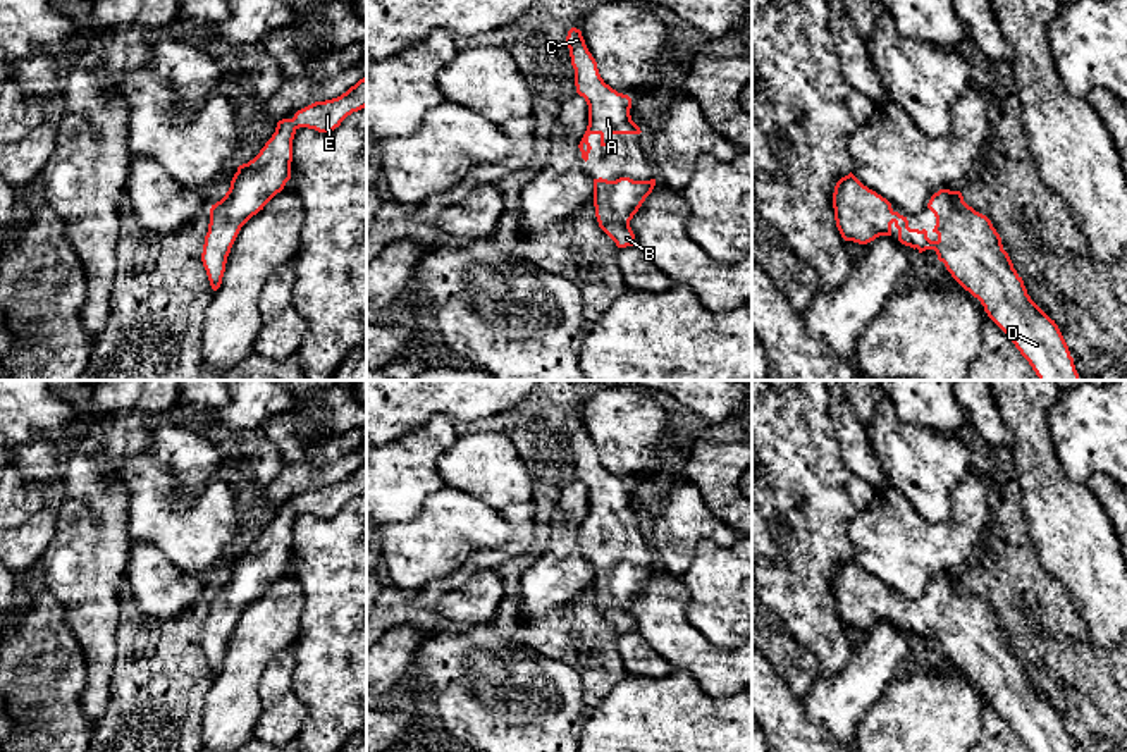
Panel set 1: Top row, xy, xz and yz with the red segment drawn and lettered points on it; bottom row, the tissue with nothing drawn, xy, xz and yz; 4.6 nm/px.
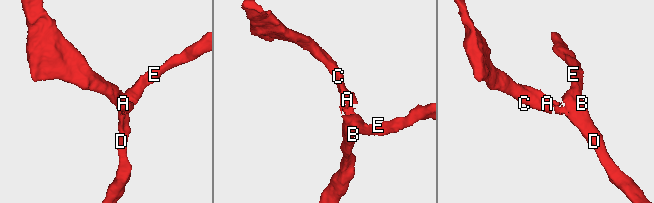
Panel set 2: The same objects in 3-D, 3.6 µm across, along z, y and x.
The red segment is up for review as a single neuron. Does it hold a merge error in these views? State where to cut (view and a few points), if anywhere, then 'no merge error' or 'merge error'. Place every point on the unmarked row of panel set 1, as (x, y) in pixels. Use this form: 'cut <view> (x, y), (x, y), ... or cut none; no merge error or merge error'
cut none; no merge error

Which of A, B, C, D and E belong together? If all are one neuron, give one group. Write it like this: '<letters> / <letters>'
A B C D E

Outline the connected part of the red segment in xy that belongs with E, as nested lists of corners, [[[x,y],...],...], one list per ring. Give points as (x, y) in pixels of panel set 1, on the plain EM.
[[[366,461],[337,484],[315,487],[277,508],[260,539],[237,552],[225,582],[212,590],[201,647],[210,671],[222,669],[227,642],[241,613],[284,575],[291,564],[293,525],[299,513],[330,518],[366,492]]]

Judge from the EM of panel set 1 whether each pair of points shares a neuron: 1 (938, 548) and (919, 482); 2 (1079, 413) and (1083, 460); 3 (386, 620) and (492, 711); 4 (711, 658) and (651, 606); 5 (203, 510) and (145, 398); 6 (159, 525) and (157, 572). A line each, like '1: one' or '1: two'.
1: two
2: one
3: two
4: one
5: two
6: two

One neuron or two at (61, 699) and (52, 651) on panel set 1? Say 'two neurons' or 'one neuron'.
one neuron

